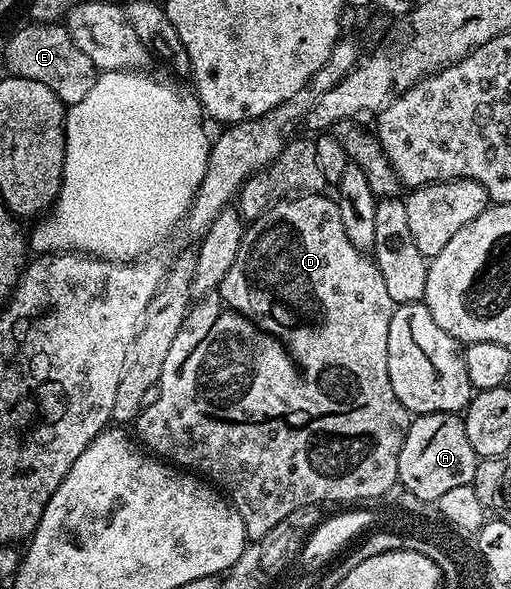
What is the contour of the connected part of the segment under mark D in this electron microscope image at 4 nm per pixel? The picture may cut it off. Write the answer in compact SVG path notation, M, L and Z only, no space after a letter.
M324 193L298 194L278 200L248 223L235 264L231 264L227 276L223 276L221 285L215 291L216 297L221 297L225 306L201 300L198 306L196 303L190 309L179 336L175 336L167 351L161 381L156 387L157 398L150 406L144 407L135 419L136 437L148 453L204 476L214 487L223 491L224 497L239 512L245 525L245 537L249 540L263 538L284 517L301 507L319 504L315 502L361 504L364 498L388 495L390 488L398 485L399 452L409 431L411 415L395 396L395 388L391 388L391 376L387 372L387 332L391 328L395 303L387 293L377 263L368 253L357 250L355 244L347 240L340 205L325 197Z

